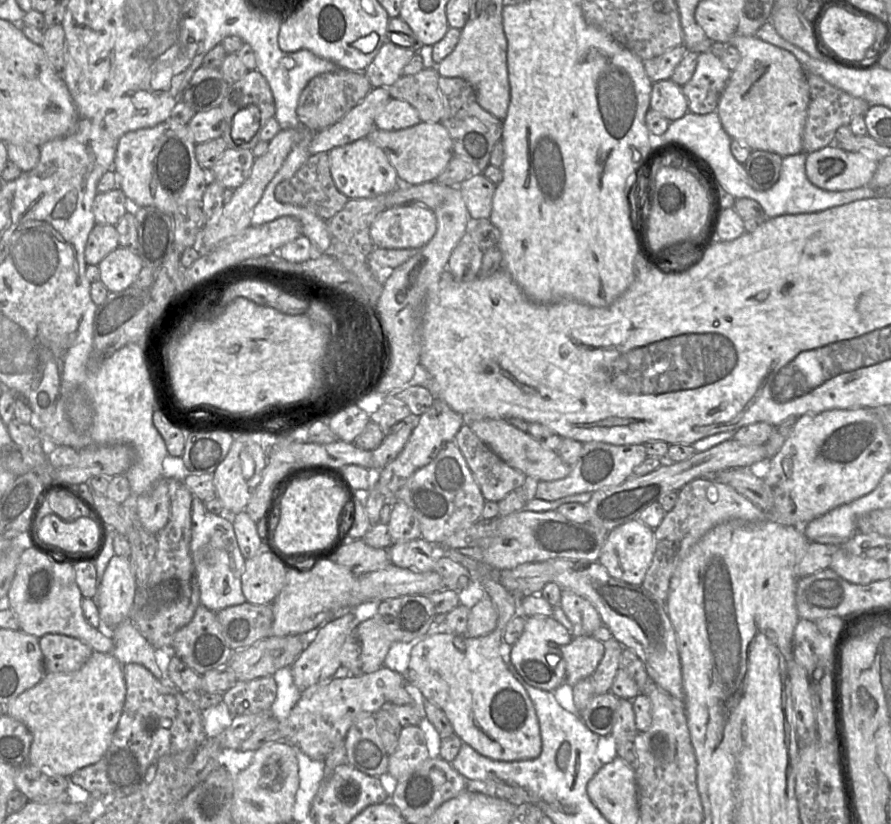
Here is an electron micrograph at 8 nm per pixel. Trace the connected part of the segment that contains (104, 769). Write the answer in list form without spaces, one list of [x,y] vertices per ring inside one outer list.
[[[136,663],[123,665],[126,684],[126,695],[122,714],[112,741],[102,758],[89,766],[74,772],[69,781],[88,791],[92,798],[112,801],[135,792],[143,783],[148,768],[161,756],[181,752],[196,752],[207,739],[203,728],[201,710],[196,706],[195,699],[180,692],[169,680],[156,679],[144,666]]]

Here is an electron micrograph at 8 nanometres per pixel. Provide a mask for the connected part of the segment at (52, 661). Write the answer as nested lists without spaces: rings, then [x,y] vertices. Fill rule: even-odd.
[[[45,634],[39,646],[46,673],[77,671],[94,652],[81,640],[63,634]]]

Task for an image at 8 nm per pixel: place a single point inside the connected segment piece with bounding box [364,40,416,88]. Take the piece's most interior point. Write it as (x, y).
(385, 69)

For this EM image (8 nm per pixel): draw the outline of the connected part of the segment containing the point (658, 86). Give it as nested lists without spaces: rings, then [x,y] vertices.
[[[670,79],[653,83],[650,108],[670,122],[683,117],[689,111],[682,87]]]

